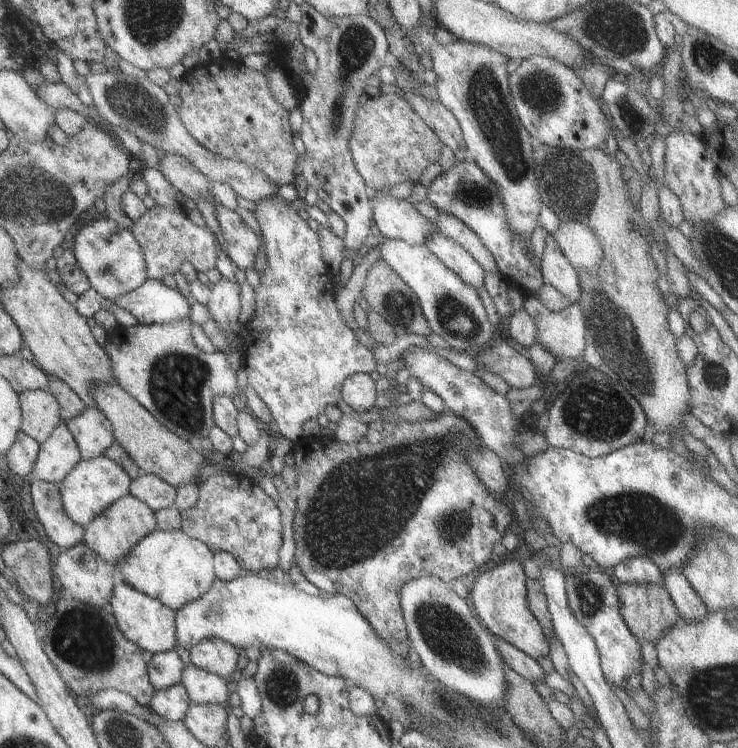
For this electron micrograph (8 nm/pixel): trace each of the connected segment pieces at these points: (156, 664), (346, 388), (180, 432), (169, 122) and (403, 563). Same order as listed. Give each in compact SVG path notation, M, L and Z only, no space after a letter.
M170 649L153 654L147 667L150 684L159 691L180 683L185 666L177 650Z
M369 373L351 374L341 386L341 400L346 402L356 414L364 414L374 407L376 400L375 381Z
M189 317L178 319L172 322L164 324L140 324L131 327L125 327L121 324L115 326L111 331L108 332L106 344L104 344L104 352L109 356L111 361L111 372L115 382L118 383L130 396L133 396L148 412L154 415L154 418L165 426L169 431L174 432L176 436L186 439L187 441L197 442L204 437L209 436L210 429L215 425L213 419L213 398L216 395L228 395L230 398L236 396L238 389L236 387L236 371L230 365L227 359L227 353L214 351L211 353L203 352L196 346L192 339L192 325L193 322Z
M90 71L81 77L90 89L93 105L102 115L101 122L104 125L120 126L137 136L142 143L148 142L154 148L160 148L166 153L182 156L211 181L229 184L240 198L258 202L263 198L277 195L278 185L254 165L245 165L240 161L213 155L204 148L204 145L194 140L179 119L177 110L170 103L166 91L163 87L155 85L147 76L136 79L120 72L106 71L104 74L93 74Z
M448 411L436 416L432 421L415 423L391 423L380 418L371 421L364 438L356 442L345 443L338 439L326 442L318 438L304 440L302 436L293 442L290 449L297 474L294 487L298 510L304 510L304 522L300 524L300 520L296 520L293 525L294 561L304 578L320 592L350 598L387 643L392 639L408 642L399 599L402 586L412 579L428 575L448 583L460 578L465 580L470 572L490 560L494 544L501 542L514 524L510 502L489 491L468 464L467 450L482 445L472 425Z

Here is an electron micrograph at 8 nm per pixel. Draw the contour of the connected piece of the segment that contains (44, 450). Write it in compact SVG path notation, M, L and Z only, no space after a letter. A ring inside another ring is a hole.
M60 423L39 445L30 478L59 483L82 459L75 438L65 423Z

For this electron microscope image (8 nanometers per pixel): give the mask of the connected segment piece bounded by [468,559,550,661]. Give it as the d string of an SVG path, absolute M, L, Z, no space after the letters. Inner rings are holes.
M507 559L491 570L482 572L469 584L468 600L476 609L480 622L494 636L509 642L537 661L549 656L549 640L527 603L527 577L521 561Z

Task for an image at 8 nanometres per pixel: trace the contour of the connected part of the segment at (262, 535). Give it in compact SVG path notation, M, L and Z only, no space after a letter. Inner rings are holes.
M233 472L215 473L198 485L199 497L196 504L184 512L179 511L182 518L181 531L202 541L208 548L211 548L214 554L220 551L233 554L243 570L270 573L279 564L279 550L283 541L281 510L277 502L268 496L252 478Z

